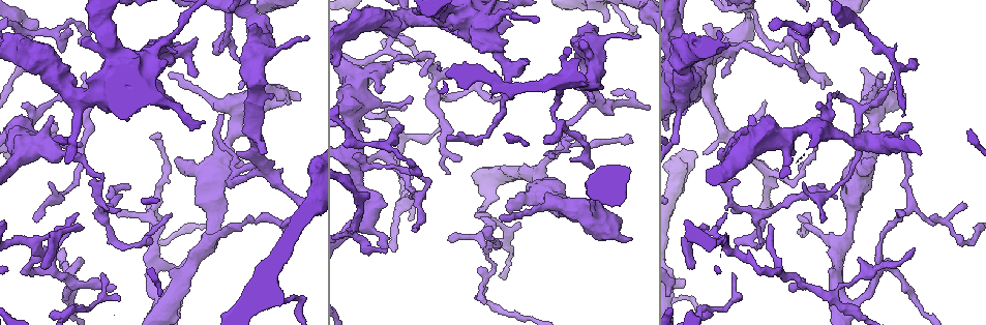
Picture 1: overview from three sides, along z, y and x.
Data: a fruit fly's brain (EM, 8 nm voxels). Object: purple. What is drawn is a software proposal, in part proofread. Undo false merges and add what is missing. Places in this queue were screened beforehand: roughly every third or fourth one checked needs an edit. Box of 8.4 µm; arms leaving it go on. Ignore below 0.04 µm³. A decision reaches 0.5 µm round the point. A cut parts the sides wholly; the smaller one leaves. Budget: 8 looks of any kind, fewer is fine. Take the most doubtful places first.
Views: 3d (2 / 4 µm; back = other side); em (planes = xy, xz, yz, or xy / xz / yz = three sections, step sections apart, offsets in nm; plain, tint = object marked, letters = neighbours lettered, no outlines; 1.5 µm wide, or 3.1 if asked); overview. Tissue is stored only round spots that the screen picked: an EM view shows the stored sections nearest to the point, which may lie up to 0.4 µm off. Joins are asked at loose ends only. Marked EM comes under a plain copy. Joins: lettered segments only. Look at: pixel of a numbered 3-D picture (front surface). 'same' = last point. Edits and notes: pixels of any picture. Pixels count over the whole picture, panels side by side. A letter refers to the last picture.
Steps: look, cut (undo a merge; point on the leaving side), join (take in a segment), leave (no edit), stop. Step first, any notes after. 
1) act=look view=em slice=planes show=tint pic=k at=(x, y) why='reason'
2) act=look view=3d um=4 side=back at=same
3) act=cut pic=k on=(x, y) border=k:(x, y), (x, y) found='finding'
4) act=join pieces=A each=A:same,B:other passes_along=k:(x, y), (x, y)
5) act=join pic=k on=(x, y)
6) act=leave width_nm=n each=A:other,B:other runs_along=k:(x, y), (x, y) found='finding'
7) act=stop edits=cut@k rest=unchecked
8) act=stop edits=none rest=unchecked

act=look view=em slice=xz step=8 show=tint pic=1 at=(880, 271) why='three arms meet'

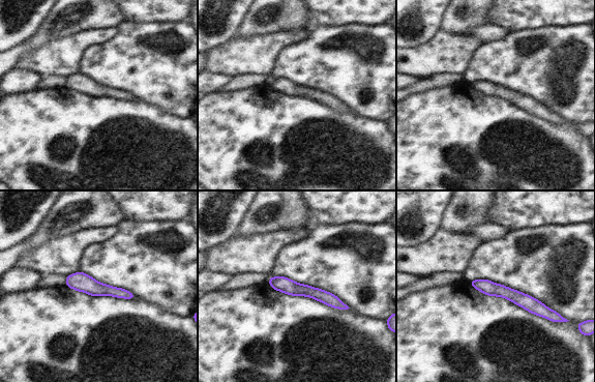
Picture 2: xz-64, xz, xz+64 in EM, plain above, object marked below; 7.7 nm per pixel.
act=look view=em slice=planes show=letters at=same why='another direction'

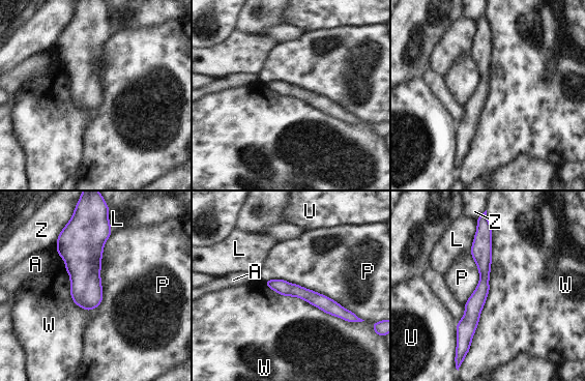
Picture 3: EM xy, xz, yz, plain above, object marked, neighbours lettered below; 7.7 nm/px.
act=leave longest_contact=W:1050nm each=A:other,L:other,P:other,U:other,W:other,Z:other runs_along=3:(484, 231), (484, 286), (466, 344) found='continuous, no second cell'

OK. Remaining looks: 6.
act=look view=em slice=planes show=letters pic=1 at=(242, 164) why='thick end'

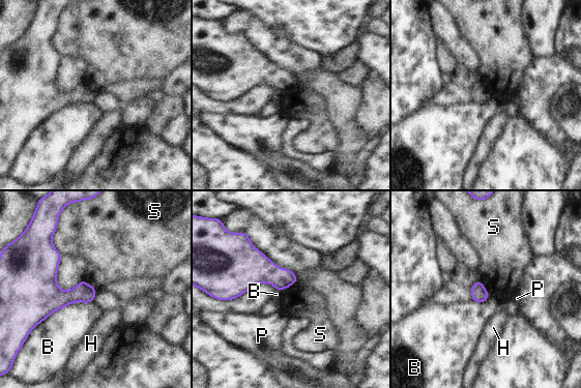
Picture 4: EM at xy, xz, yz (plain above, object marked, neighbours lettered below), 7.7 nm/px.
act=leave each=B:other,H:other,P:other,S:other border=4:(56, 228), (52, 244), (61, 255) found='none of them fits'

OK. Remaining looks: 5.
act=look view=3d um=4 side=back pic=1 at=(390, 39) why='sharp bend'

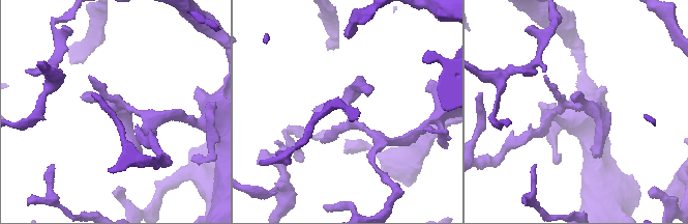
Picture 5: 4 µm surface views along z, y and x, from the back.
act=look view=em slice=planes show=tint pic=5 at=(578, 106)

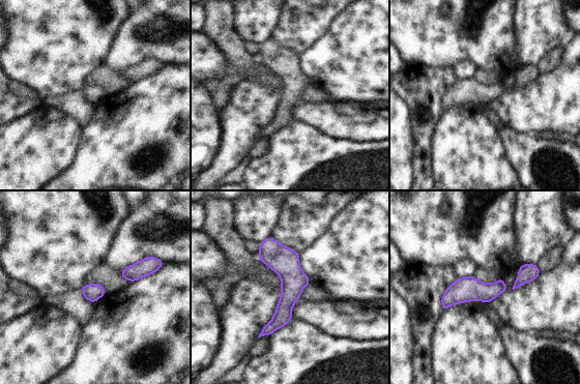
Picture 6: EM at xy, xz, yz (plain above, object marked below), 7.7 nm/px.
act=look view=em slice=planes show=letters at=same

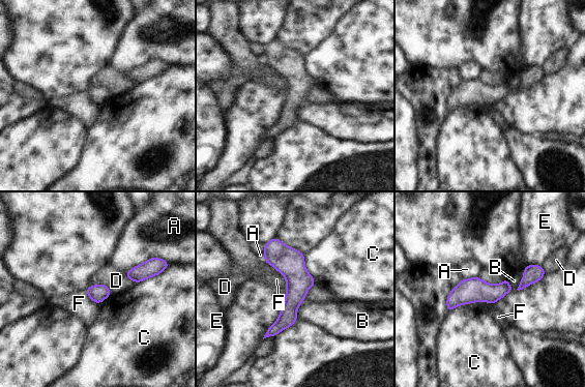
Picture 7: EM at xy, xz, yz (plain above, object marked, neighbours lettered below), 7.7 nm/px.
act=leave each=A:other,B:other,C:other,D:other,E:other,F:other border=7:(478, 276), (491, 284), (505, 278) found='one cell here'

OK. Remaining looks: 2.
act=stop edits=none rest=unchecked

